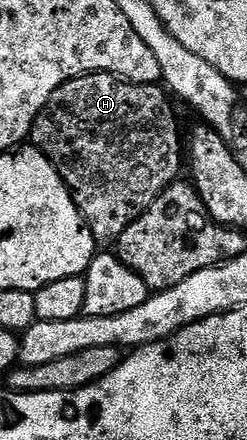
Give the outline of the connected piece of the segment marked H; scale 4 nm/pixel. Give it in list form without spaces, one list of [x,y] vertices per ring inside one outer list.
[[[84,74],[78,78],[72,78],[70,82],[63,83],[51,96],[51,100],[47,100],[47,104],[39,112],[39,116],[33,125],[32,145],[36,146],[38,150],[43,151],[47,156],[47,160],[51,160],[51,164],[59,172],[59,176],[64,180],[65,186],[69,189],[71,196],[75,200],[83,220],[91,228],[91,236],[97,242],[98,247],[109,248],[117,243],[119,236],[123,236],[125,229],[144,210],[151,208],[153,201],[165,189],[178,181],[180,174],[177,173],[180,172],[181,166],[183,170],[183,130],[181,134],[180,128],[177,127],[177,114],[173,111],[172,104],[174,105],[164,85],[151,82],[126,82],[124,78],[118,78],[116,74]]]

